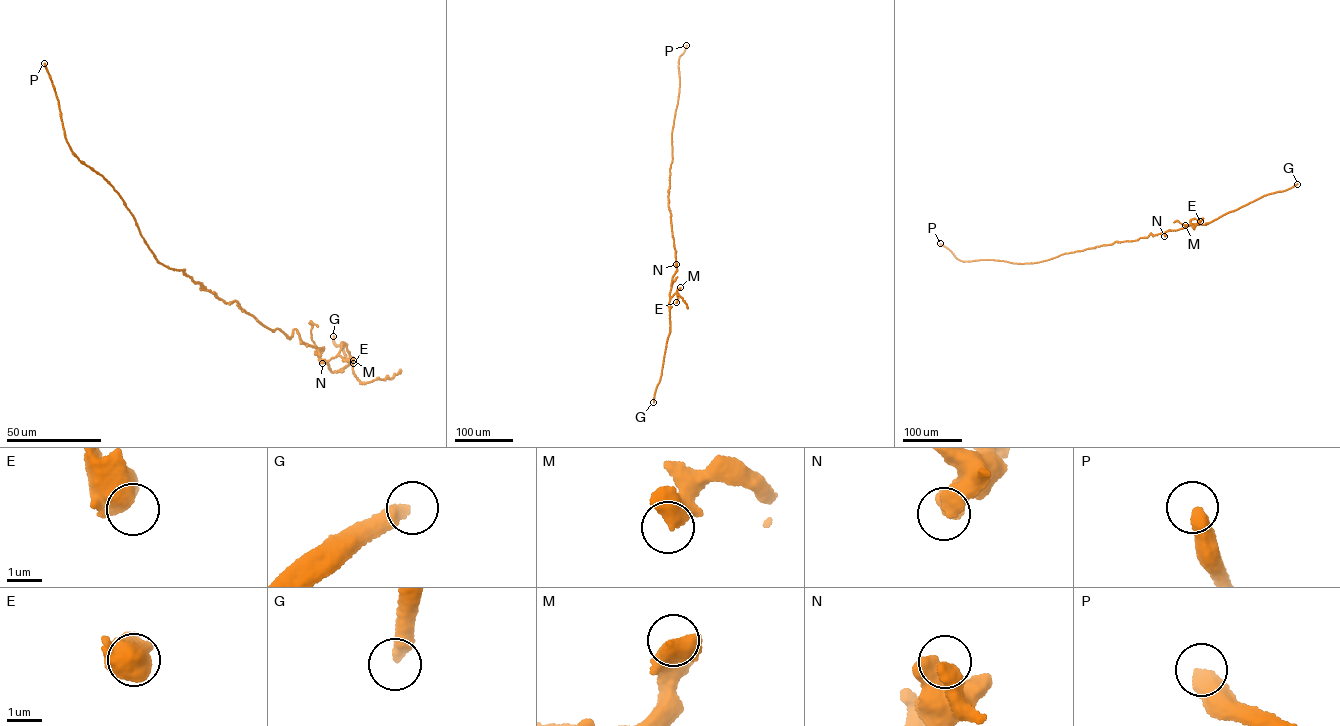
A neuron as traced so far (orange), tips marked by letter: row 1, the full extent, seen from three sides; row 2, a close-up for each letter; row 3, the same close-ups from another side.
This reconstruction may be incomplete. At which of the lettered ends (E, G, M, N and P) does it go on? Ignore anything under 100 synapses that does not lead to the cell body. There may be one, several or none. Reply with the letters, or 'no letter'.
P

